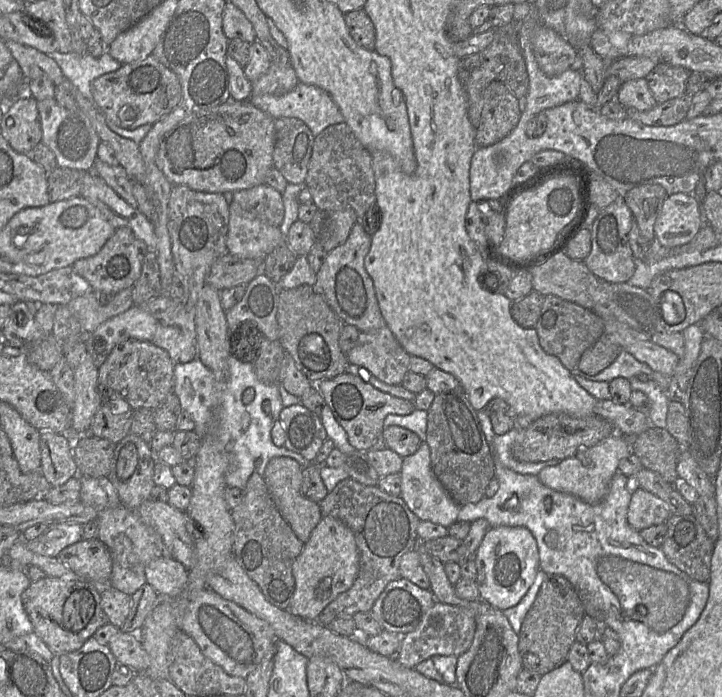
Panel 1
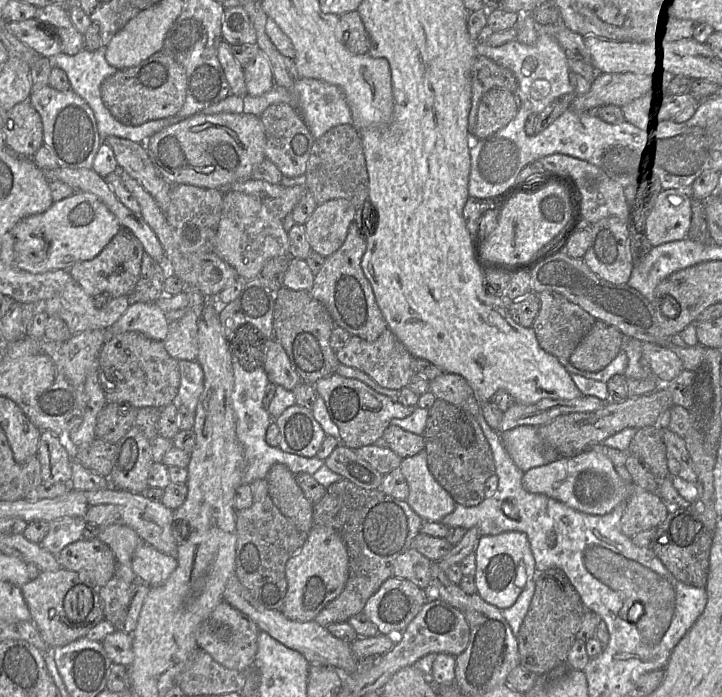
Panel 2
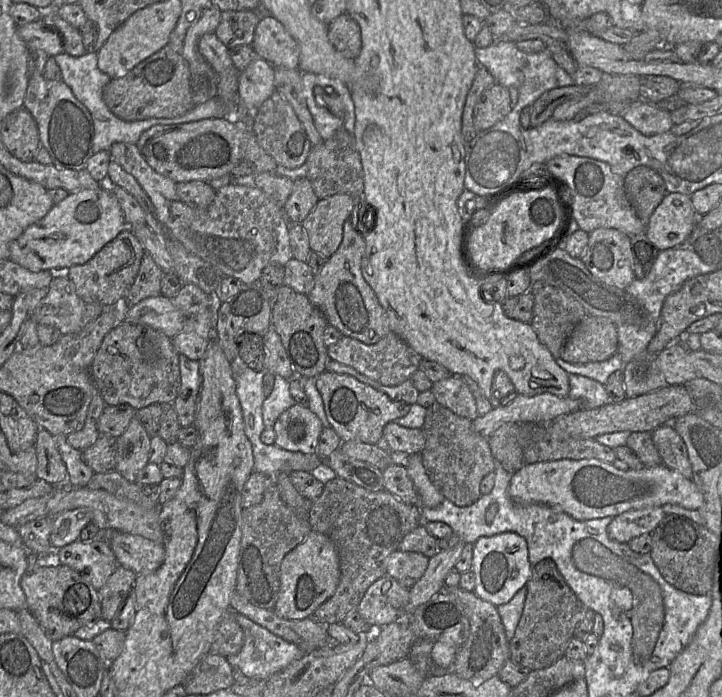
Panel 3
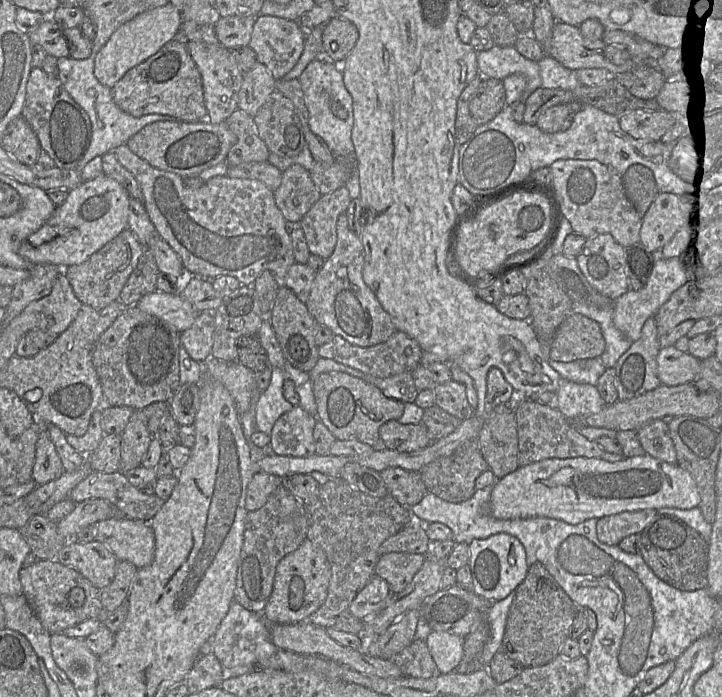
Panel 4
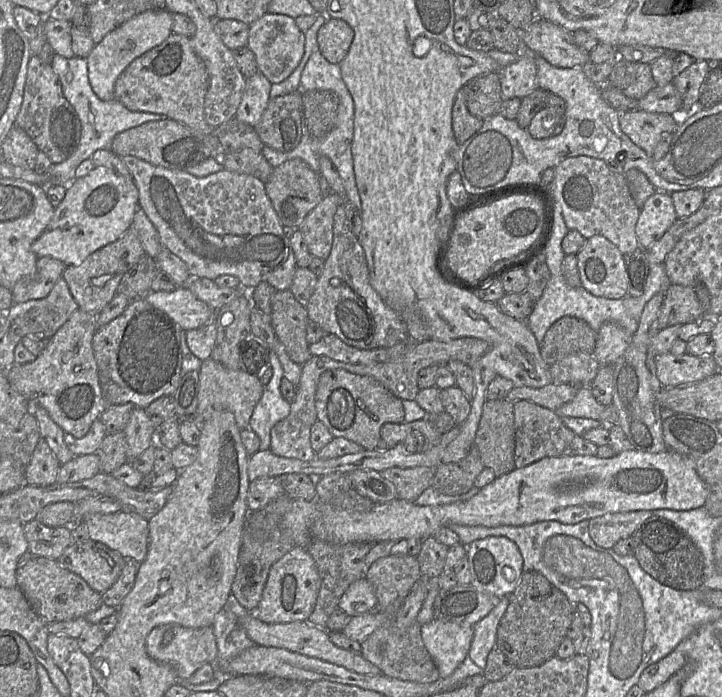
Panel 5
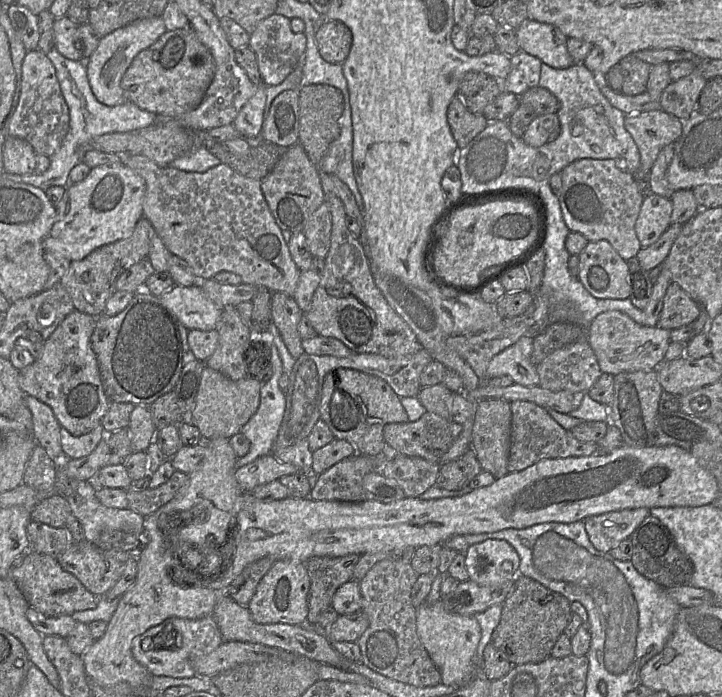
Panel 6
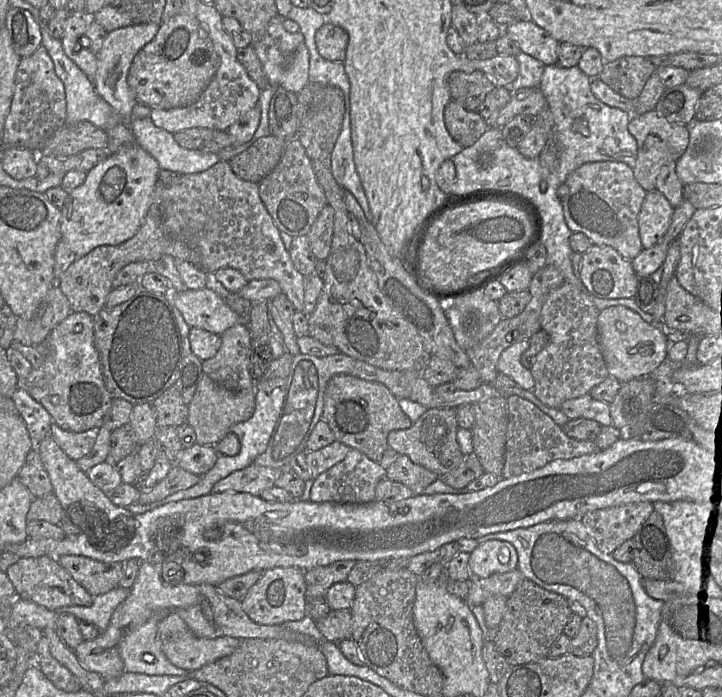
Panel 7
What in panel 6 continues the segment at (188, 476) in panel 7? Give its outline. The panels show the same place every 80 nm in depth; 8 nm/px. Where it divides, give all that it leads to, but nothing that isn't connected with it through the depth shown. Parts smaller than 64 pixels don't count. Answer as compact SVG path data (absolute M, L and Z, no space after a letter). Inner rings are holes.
M175 470L167 482L156 488L147 488L144 490L127 489L128 508L143 517L151 515L179 492L186 484L188 475Z

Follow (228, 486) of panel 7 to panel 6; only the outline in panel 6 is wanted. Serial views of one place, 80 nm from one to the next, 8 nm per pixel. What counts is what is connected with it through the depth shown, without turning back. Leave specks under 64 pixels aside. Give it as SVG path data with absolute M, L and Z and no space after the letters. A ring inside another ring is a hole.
M266 454L239 467L235 478L243 492L252 492L257 486L298 472L301 471L295 465L279 461L273 454Z

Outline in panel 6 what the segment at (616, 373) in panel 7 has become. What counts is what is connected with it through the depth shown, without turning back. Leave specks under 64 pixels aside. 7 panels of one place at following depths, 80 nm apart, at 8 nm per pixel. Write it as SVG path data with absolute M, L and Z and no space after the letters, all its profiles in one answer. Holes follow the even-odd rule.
M617 310L600 313L588 330L588 342L597 358L602 373L613 376L630 371L657 372L657 365L665 359L671 342L670 331L659 326L638 324L625 313Z

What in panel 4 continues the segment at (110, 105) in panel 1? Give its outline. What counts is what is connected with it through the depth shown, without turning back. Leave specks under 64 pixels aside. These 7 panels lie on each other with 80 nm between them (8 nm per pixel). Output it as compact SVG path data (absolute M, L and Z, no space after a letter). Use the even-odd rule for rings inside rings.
M181 37L172 39L148 59L131 68L111 91L115 104L134 117L161 114L188 123L207 121L202 78L188 52L187 41Z

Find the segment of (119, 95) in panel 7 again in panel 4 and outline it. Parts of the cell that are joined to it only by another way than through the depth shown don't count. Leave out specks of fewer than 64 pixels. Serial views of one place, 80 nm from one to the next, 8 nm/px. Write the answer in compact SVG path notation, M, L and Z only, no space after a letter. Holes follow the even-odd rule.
M171 3L138 14L114 31L95 55L95 77L102 85L109 88L114 87L131 68L148 59L172 39L177 38L181 23L181 11Z

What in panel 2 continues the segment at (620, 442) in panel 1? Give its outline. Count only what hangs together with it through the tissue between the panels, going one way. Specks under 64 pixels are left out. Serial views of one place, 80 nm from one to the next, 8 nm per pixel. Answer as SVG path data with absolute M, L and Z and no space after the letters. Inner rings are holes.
M592 449L529 469L523 474L522 486L530 493L544 494L592 515L607 514L619 504L627 502L637 491L646 491L633 482L621 479L612 461L603 452Z

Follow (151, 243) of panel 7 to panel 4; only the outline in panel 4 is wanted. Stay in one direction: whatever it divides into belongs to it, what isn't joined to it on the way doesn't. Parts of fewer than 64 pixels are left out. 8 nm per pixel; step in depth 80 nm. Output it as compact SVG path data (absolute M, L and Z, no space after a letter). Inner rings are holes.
M127 228L117 237L95 252L86 262L64 268L64 275L68 279L76 297L83 305L89 305L99 312L110 303L119 300L121 290L131 273L136 269L144 247Z

